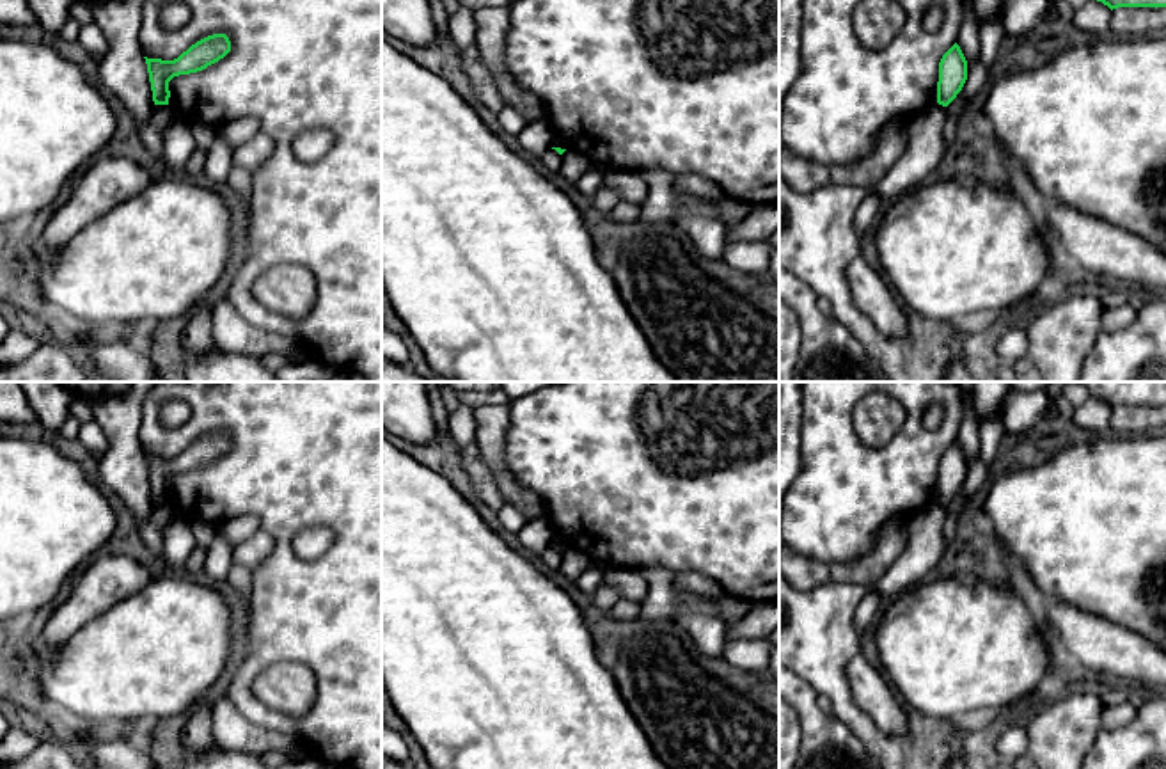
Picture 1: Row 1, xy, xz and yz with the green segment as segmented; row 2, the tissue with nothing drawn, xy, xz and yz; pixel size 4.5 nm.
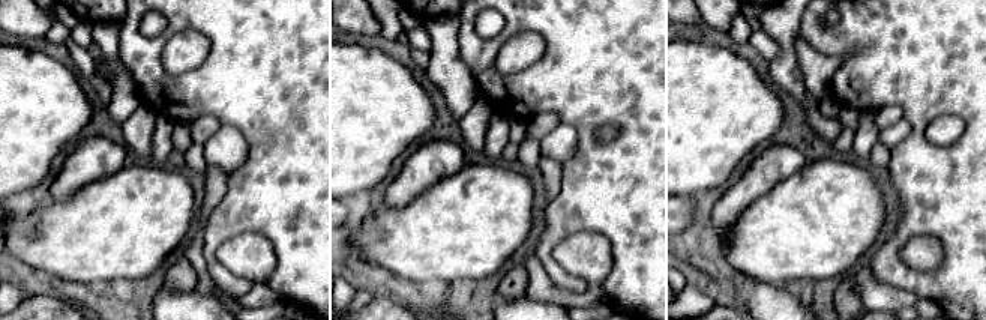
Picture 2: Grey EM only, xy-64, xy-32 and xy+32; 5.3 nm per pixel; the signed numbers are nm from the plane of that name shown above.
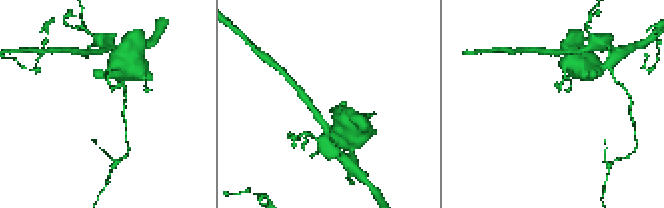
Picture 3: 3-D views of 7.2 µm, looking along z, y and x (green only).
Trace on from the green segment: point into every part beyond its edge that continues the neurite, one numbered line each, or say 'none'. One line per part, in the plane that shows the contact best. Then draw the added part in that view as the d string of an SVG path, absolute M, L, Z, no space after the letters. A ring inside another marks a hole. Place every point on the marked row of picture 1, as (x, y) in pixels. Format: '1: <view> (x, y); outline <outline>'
none

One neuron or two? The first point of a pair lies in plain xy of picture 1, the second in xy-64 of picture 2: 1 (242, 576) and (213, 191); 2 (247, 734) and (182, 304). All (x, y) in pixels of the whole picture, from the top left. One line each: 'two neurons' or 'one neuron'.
1: one neuron
2: two neurons

